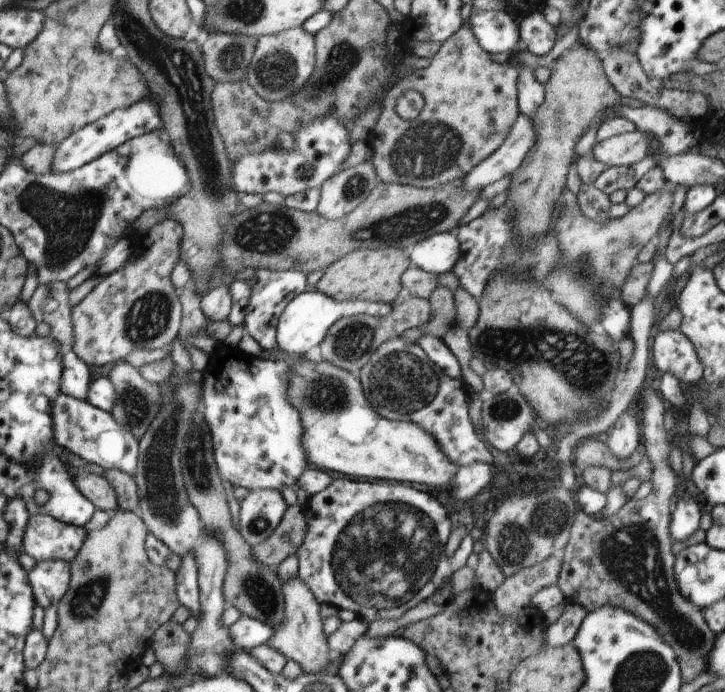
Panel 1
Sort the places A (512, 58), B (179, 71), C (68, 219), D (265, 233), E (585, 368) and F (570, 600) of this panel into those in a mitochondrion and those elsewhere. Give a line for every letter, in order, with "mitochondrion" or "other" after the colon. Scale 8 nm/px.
A: other
B: mitochondrion
C: mitochondrion
D: mitochondrion
E: mitochondrion
F: other

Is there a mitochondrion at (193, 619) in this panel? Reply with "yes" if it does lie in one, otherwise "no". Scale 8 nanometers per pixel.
no

